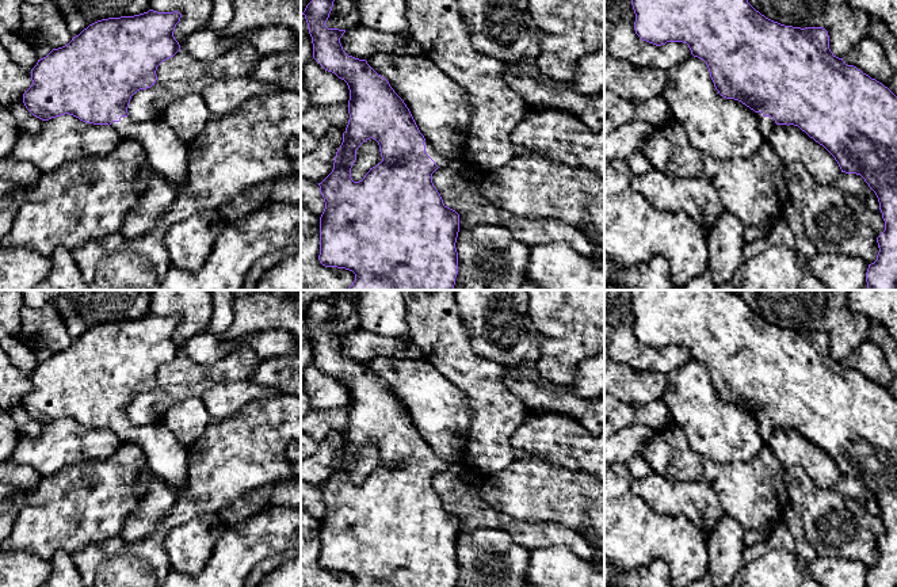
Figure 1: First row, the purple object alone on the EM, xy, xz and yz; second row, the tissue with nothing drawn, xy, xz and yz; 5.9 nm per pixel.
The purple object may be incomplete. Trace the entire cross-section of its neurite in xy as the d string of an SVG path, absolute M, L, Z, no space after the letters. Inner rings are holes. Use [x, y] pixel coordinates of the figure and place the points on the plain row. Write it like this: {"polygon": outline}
{"polygon": "M148 316L134 320L108 321L84 332L72 344L53 352L31 373L31 390L23 397L26 412L37 422L49 424L60 419L73 419L83 426L108 428L123 442L137 445L145 454L154 476L178 493L186 488L187 447L164 426L141 426L129 420L131 400L154 389L157 370L173 361L180 348L173 340L182 317Z"}

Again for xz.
{"polygon": "M333 297L318 300L302 316L312 340L313 362L325 374L344 384L350 393L350 423L343 437L343 446L336 456L332 476L318 487L325 506L320 521L318 564L325 571L352 575L355 578L352 587L455 587L458 578L455 546L459 535L459 518L443 507L432 487L432 477L457 461L438 456L420 437L409 412L389 385L378 378L366 363L348 359L343 354L340 342L346 333L328 332L325 328L333 305ZM370 442L378 446L382 465L370 472L362 484L354 485L351 472L356 464L356 453Z"}

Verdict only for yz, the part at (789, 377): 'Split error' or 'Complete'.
Split error

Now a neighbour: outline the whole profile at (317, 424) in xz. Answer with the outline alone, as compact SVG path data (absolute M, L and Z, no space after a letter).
M348 407L310 411L301 418L301 428L317 443L322 442L331 431L337 431L344 437L348 423Z

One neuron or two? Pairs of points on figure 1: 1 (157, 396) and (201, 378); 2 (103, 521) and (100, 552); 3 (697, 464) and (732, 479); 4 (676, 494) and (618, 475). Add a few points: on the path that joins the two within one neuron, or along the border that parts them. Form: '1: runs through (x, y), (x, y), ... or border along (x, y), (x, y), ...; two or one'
1: runs through (168, 391), (180, 378), (190, 378); one
2: border along (106, 540), (98, 544), (88, 544), (72, 553); two
3: runs through (705, 469), (724, 477); one
4: border along (633, 479), (630, 490), (651, 507); two

